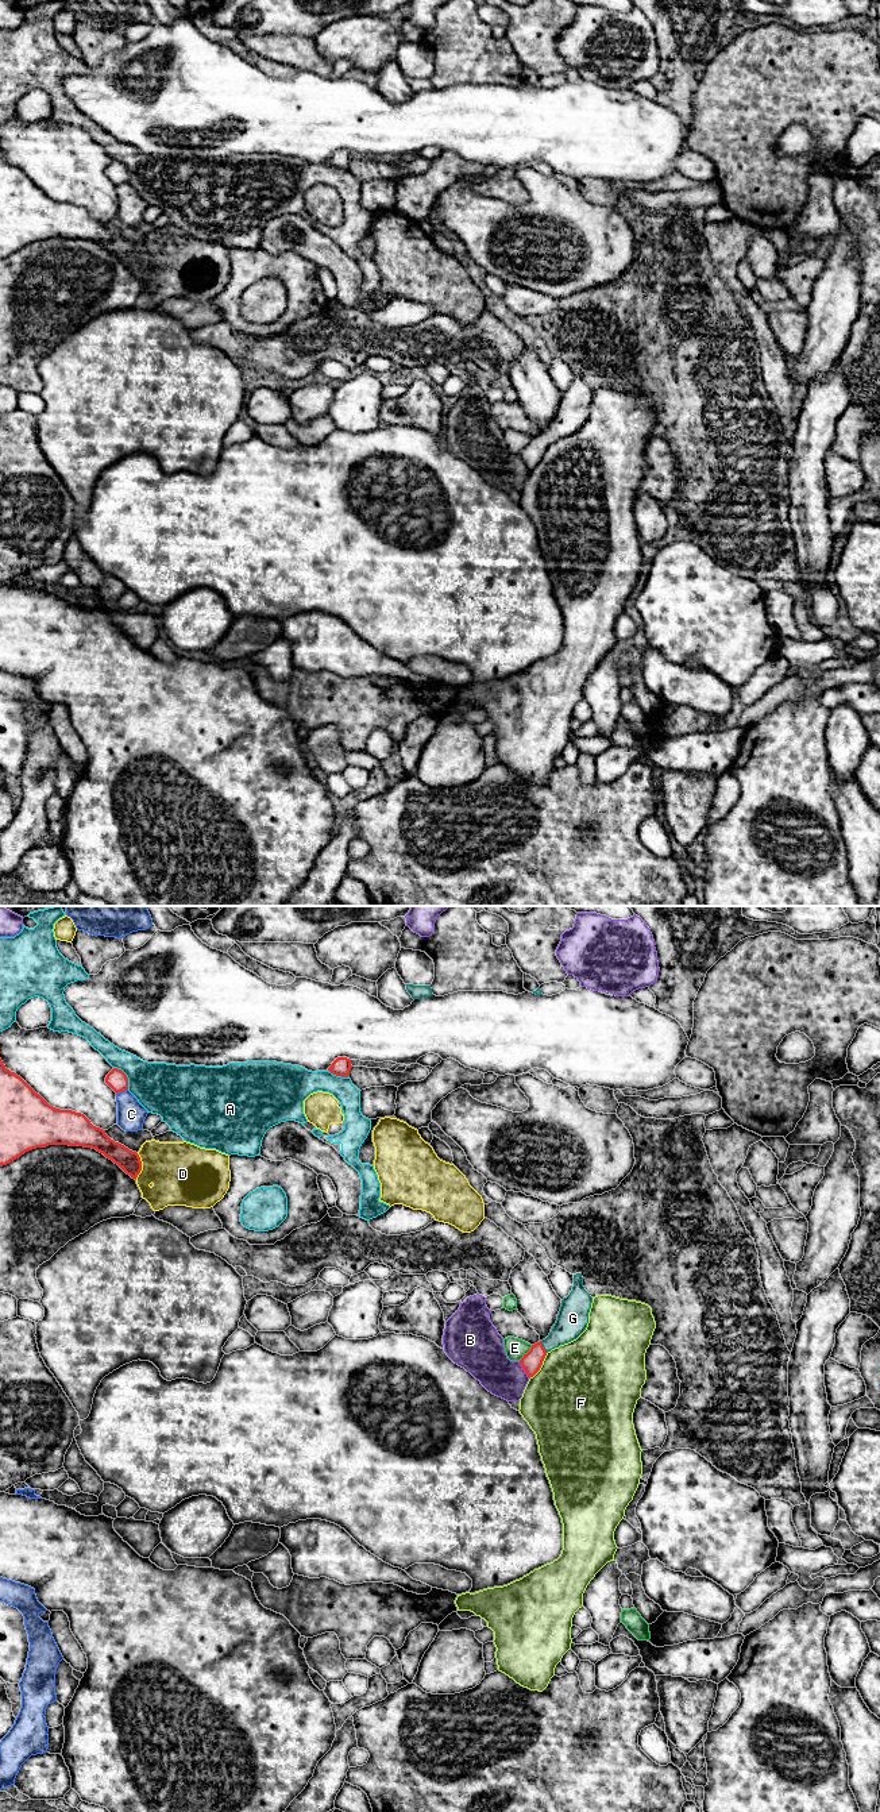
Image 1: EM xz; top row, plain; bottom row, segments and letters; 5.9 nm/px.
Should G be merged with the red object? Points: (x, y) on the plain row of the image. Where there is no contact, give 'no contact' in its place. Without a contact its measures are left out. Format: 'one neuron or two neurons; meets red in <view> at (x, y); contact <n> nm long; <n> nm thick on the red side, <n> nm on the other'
one neuron; meets red in xz at (543, 439); contact 80 nm long; 120 nm thick on the red side, 180 nm on the other

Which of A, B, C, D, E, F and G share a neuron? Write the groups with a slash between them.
A / B / C / D / E / F / G

